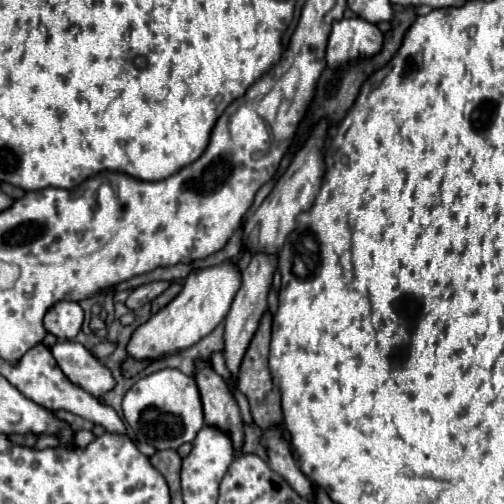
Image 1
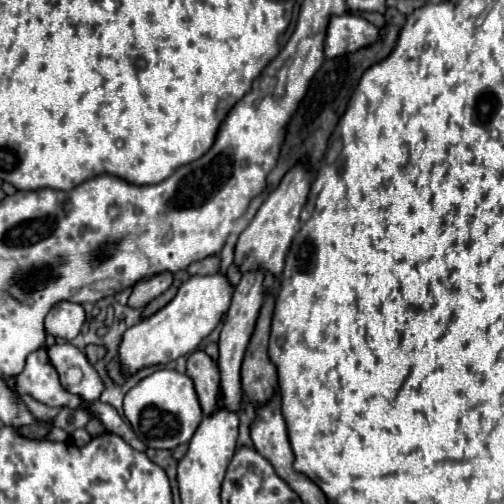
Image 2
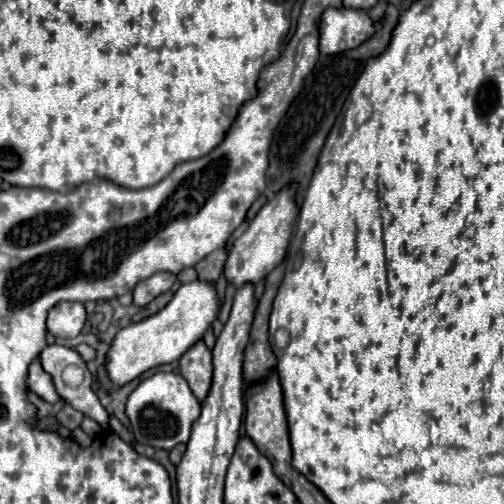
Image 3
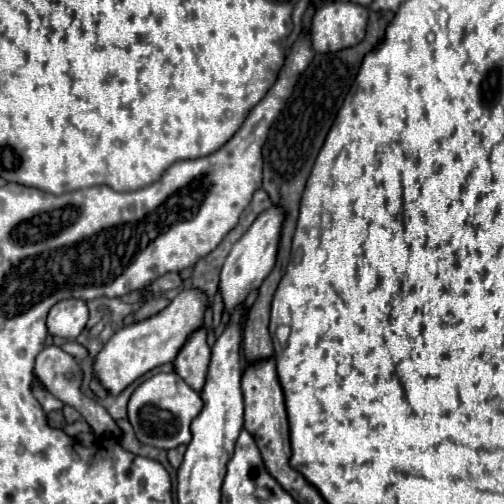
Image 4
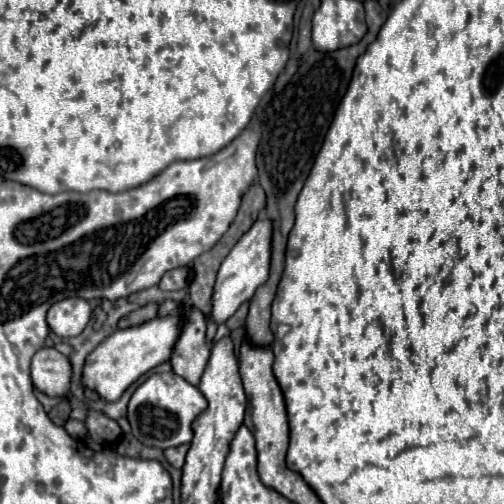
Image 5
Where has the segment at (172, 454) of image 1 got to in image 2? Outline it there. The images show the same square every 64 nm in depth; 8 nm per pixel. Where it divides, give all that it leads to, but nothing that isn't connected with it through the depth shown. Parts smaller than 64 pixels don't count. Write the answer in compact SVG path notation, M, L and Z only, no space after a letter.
M148 450L146 452L158 466L162 466L166 472L176 472L176 460L172 458L172 452L160 452L160 450Z

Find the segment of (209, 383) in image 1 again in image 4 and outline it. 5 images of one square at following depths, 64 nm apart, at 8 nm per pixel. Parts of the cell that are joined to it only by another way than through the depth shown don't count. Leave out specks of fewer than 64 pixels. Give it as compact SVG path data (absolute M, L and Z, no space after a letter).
M200 328L184 344L184 348L174 360L174 366L178 376L184 378L184 382L200 394L206 382L208 364L210 364L210 346L206 344L206 330Z

